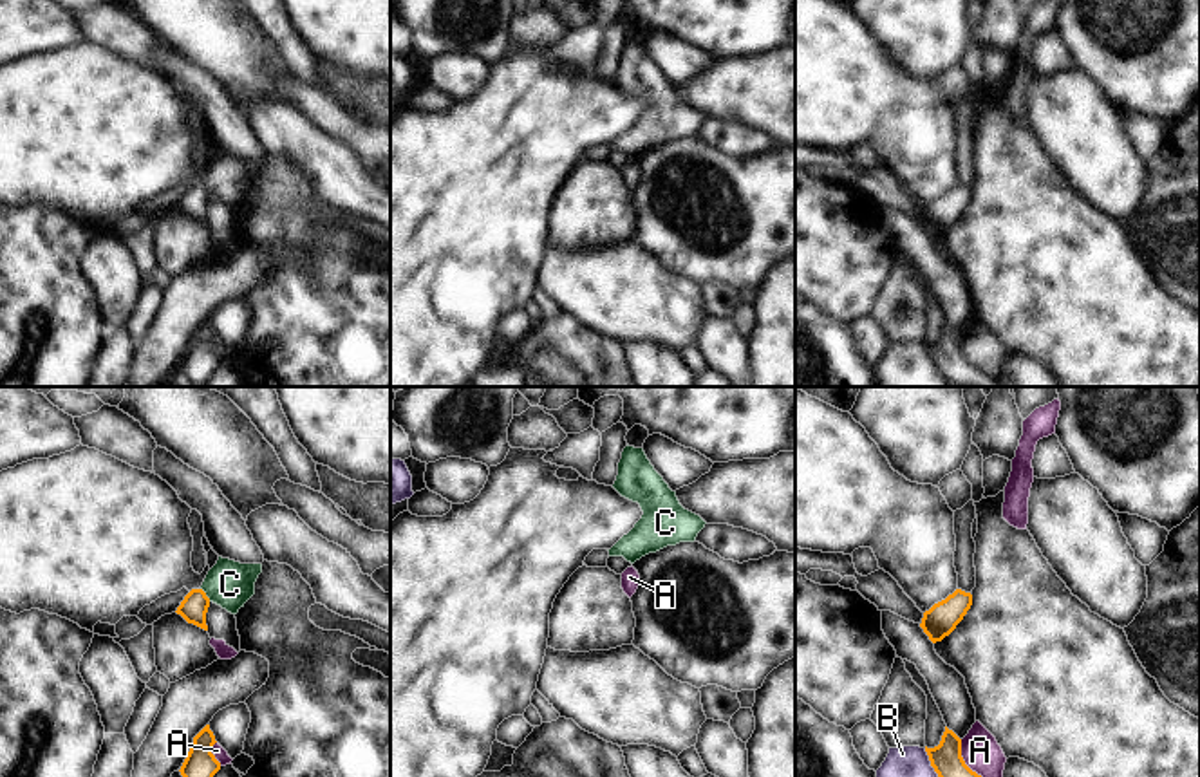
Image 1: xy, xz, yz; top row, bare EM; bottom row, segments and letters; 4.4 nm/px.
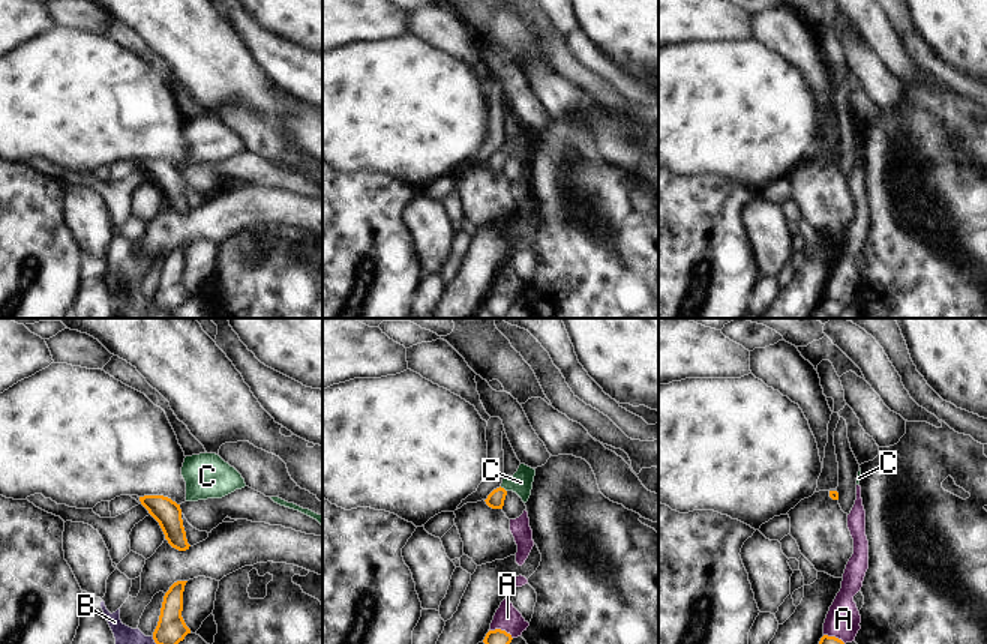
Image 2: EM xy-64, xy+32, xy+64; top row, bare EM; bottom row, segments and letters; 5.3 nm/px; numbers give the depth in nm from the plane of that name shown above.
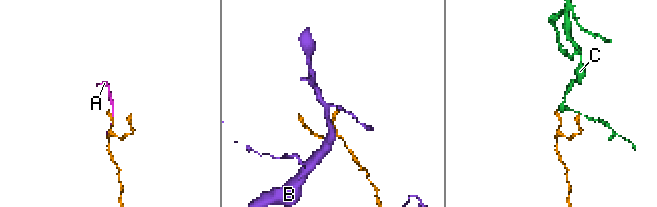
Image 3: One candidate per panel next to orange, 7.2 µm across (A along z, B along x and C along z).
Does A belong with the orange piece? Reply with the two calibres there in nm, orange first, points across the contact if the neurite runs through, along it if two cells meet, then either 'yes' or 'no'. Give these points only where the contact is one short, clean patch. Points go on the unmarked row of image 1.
calibres 150 and 60 nm; border xy (215, 337), (212, 349), (221, 360); no

